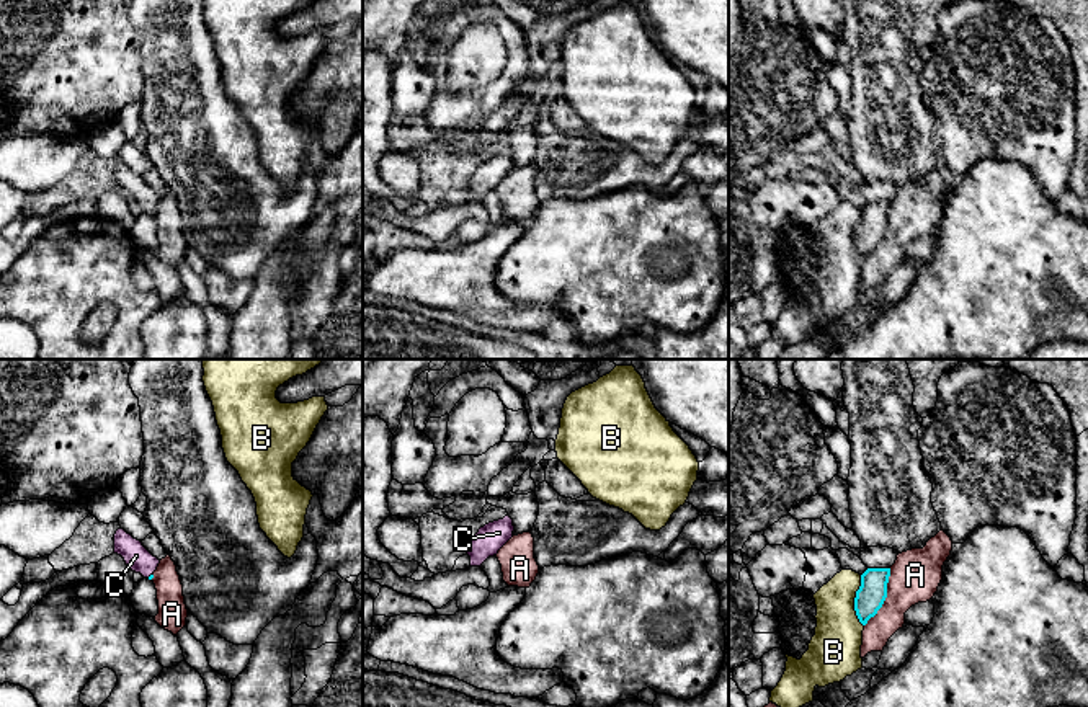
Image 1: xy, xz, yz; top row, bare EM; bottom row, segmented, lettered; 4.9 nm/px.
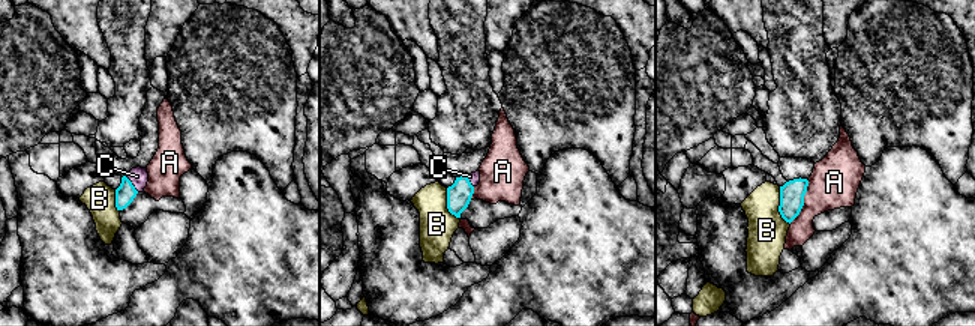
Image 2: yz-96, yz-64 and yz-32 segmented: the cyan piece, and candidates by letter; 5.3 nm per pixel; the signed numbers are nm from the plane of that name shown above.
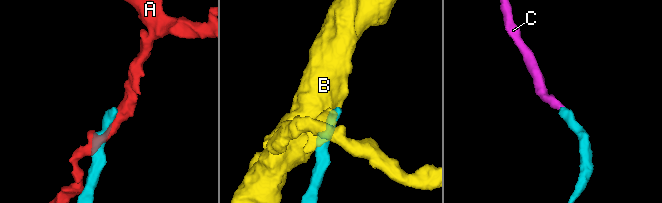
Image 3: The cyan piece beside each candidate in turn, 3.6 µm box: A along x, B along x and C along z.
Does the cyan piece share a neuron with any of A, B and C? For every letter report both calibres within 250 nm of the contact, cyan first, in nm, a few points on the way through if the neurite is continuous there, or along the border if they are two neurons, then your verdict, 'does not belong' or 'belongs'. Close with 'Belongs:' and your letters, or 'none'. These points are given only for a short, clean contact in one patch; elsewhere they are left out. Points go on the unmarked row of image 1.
A: calibres 140 and 240 nm; does not belong
B: calibres 140 and 240 nm; does not belong
C: calibres 20 and 120 nm; way xy (151, 211), (151, 209), (136, 190); belongs
Belongs: C

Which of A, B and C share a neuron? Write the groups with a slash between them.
A / B / C

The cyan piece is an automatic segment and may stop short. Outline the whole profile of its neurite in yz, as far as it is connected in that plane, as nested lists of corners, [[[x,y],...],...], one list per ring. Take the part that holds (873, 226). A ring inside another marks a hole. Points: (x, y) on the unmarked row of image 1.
[[[867,202],[861,209],[861,220],[856,225],[854,245],[863,260],[877,248],[887,232],[890,202]]]

